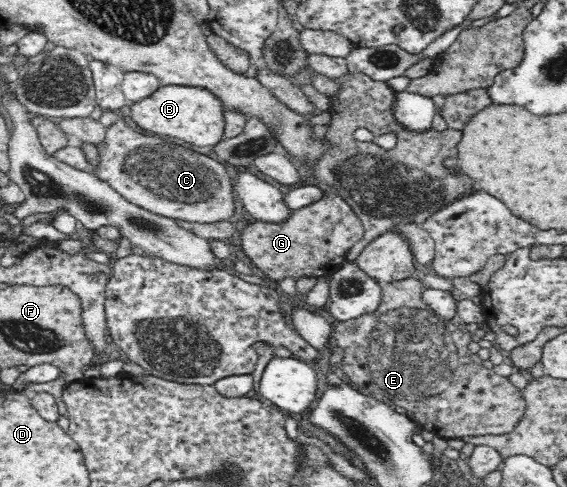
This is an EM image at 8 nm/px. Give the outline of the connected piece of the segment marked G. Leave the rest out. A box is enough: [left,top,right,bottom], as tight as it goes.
[239,191,364,286]

